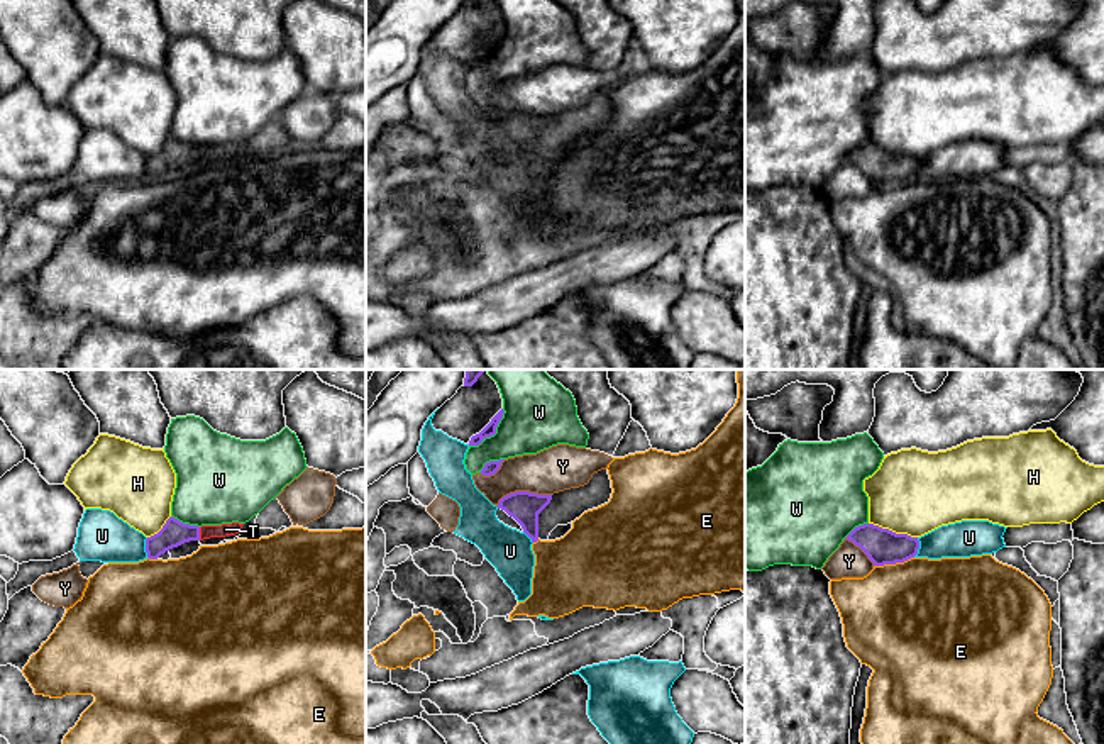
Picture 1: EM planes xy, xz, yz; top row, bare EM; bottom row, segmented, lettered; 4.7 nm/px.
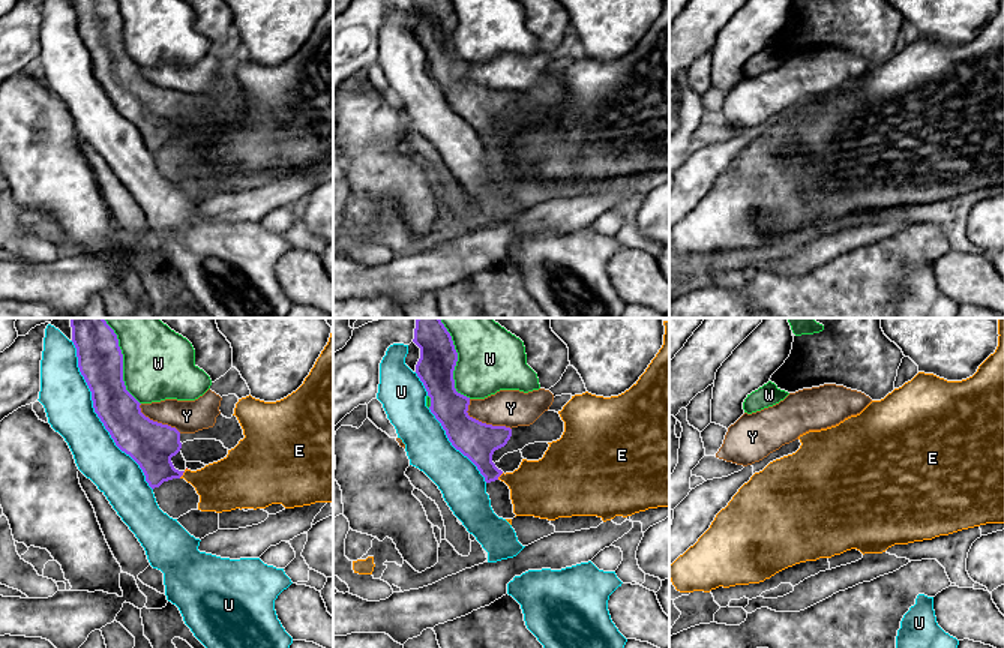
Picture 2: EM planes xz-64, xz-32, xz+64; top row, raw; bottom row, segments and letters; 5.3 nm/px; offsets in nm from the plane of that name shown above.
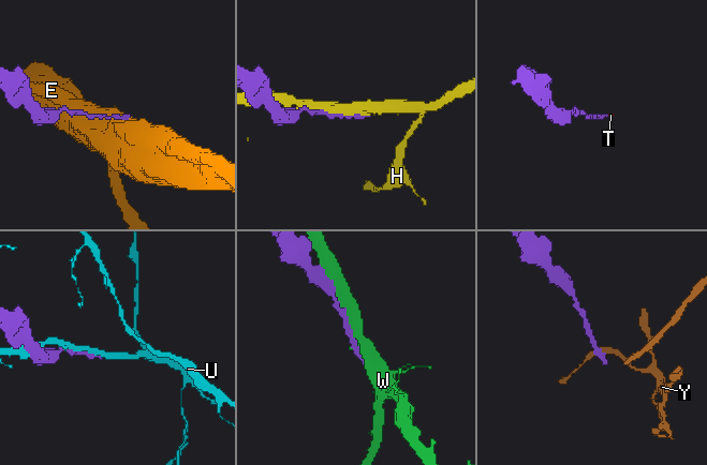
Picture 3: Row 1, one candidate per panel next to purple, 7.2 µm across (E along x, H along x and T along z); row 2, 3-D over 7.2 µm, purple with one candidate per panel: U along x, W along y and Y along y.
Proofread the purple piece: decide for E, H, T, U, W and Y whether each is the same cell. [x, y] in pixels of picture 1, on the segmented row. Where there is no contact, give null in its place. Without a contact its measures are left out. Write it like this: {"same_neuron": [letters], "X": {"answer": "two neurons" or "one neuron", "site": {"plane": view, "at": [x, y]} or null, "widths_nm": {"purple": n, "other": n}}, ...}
{"same_neuron": ["T"], "E": {"answer": "two neurons", "site": {"plane": "yz", "at": [893, 563]}, "widths_nm": {"purple": 170, "other": 500}}, "H": {"answer": "two neurons", "site": {"plane": "yz", "at": [891, 531]}, "widths_nm": {"purple": 170, "other": 400}}, "T": {"answer": "one neuron", "site": {"plane": "xy", "at": [198, 534]}, "widths_nm": {"purple": 120, "other": 60}}, "U": {"answer": "two neurons", "site": {"plane": "xy", "at": [146, 548]}, "widths_nm": {"purple": 120, "other": 240}}, "W": {"answer": "two neurons", "site": {"plane": "xz", "at": [493, 434]}, "widths_nm": {"purple": 60, "other": 340}}, "Y": {"answer": "two neurons", "site": {"plane": "xz", "at": [522, 492]}, "widths_nm": {"purple": 150, "other": 220}}}

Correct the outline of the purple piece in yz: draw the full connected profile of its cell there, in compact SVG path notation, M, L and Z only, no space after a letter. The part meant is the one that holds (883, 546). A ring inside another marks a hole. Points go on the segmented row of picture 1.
M874 524L855 527L845 539L858 546L874 566L904 563L918 554L919 541Z

